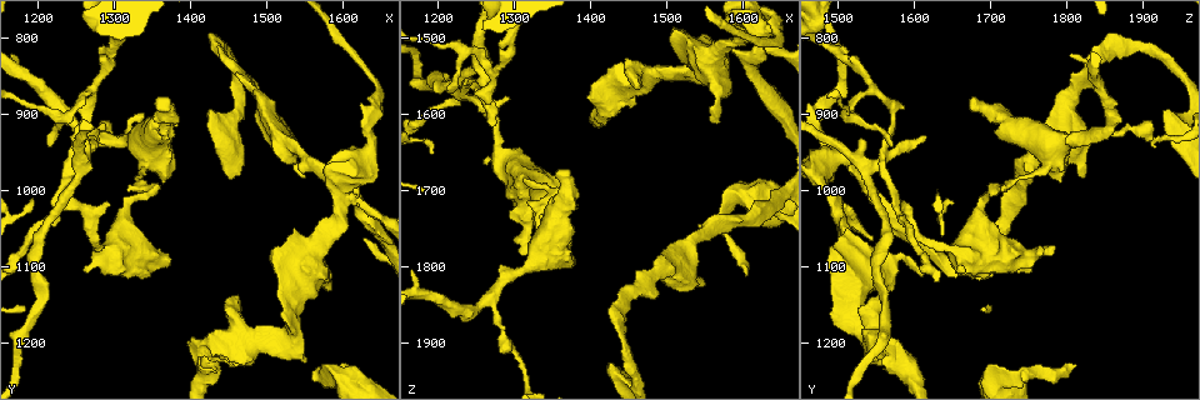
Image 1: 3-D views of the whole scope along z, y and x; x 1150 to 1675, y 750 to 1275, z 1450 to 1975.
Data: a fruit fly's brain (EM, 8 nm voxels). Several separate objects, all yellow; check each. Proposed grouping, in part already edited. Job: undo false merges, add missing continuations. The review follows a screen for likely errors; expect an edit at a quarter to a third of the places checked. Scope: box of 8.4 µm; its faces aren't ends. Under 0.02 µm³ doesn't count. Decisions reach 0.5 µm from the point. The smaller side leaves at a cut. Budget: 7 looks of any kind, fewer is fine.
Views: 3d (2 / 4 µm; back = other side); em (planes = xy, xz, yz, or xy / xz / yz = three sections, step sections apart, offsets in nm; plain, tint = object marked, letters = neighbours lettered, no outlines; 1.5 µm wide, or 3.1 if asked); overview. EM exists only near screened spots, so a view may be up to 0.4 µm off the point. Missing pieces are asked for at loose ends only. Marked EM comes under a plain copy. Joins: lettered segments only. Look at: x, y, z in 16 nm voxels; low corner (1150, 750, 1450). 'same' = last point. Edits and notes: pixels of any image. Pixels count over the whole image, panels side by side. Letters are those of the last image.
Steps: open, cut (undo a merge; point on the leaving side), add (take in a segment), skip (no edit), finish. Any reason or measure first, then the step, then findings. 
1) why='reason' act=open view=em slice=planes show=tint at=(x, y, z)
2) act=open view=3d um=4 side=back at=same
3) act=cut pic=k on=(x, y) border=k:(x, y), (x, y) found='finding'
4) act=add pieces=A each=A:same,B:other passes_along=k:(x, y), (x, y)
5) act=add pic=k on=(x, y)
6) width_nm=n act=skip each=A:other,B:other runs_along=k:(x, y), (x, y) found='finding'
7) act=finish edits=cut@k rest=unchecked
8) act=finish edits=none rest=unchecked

why='tapers out' act=open view=em slice=planes show=tint at=(1275, 930, 1610)

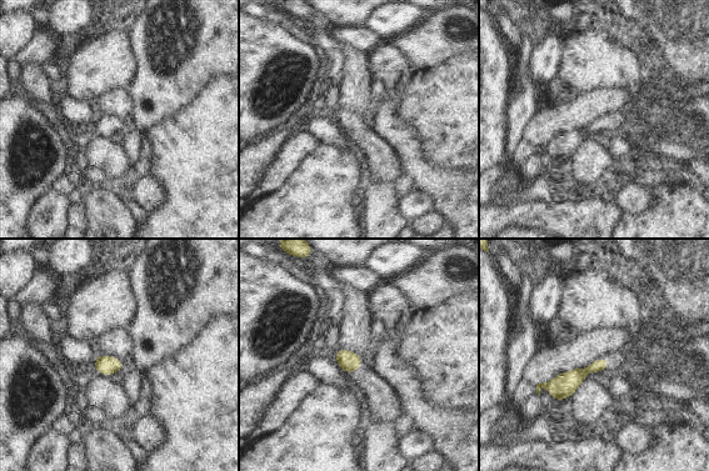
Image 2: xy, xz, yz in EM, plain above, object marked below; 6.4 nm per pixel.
why='see the neighbours' act=open view=em slice=planes show=letters at=same

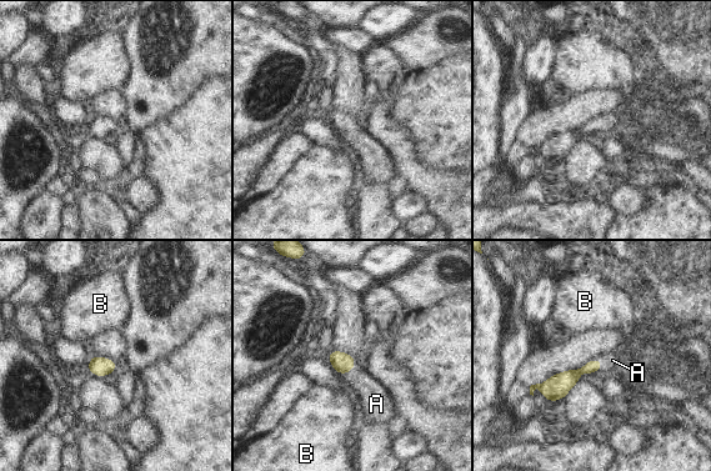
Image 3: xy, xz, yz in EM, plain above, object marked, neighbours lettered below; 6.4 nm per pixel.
longest_contact=A:80nm act=add pieces=A each=A:same,B:other passes_along=3:(343, 362), (349, 371), (374, 397) found='it goes on there'

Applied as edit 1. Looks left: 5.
why='stops while still wide' act=open view=em slice=yz step=8 show=tint at=(1580, 1135, 1570)

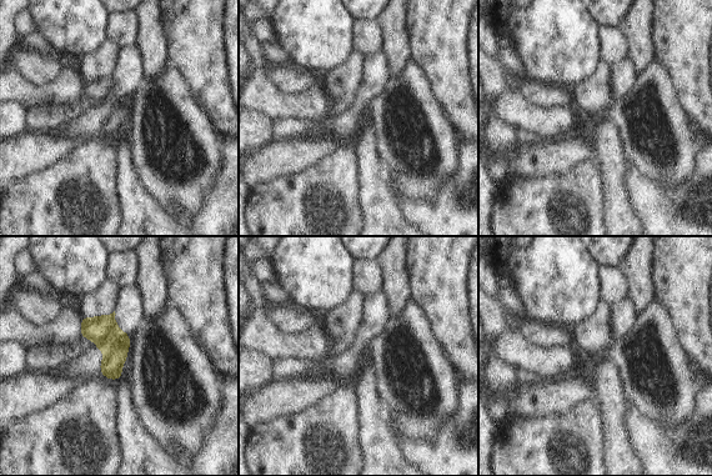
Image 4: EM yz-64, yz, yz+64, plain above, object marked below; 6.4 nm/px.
act=open view=em slice=planes show=letters at=same

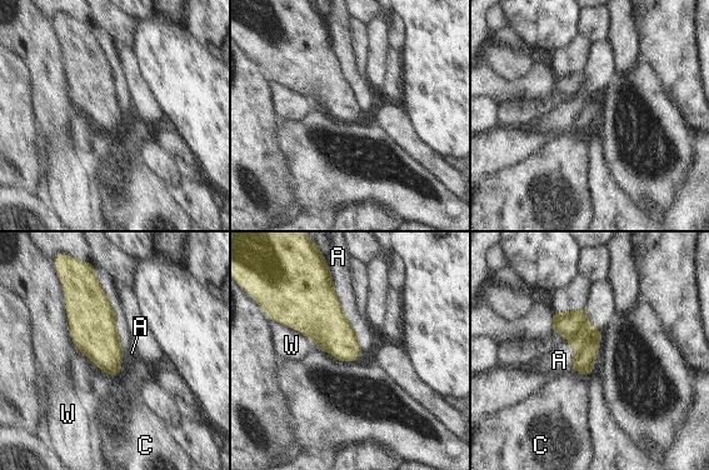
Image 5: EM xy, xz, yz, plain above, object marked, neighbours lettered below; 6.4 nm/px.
longest_contact=A:550nm act=skip each=A:other,C:other,W:other border=5:(98, 369), (113, 378) found='none of them fits'

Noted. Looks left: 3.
why='thin end' act=open view=3d um=4 at=(1605, 1225, 1815)

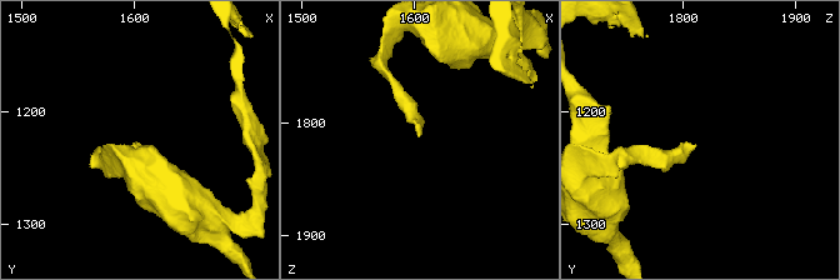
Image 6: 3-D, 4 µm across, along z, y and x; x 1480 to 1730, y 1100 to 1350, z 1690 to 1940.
act=open view=em slice=xz step=8 show=letters at=(1606, 1230, 1812)

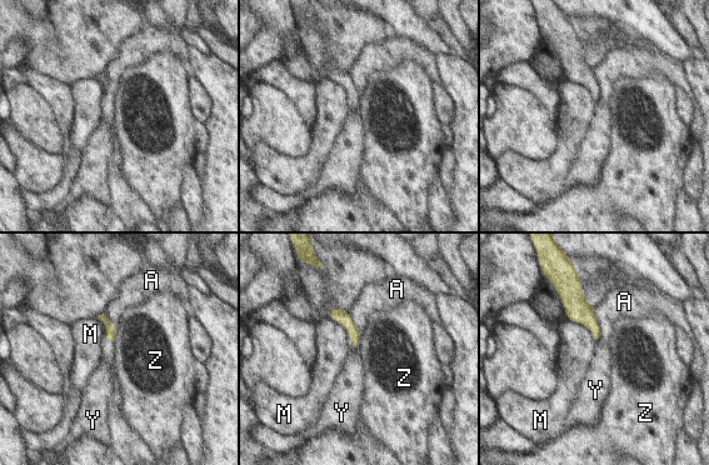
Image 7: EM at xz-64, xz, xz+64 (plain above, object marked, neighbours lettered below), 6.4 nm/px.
why='cut it another way' act=open view=em slice=planes show=letters at=same

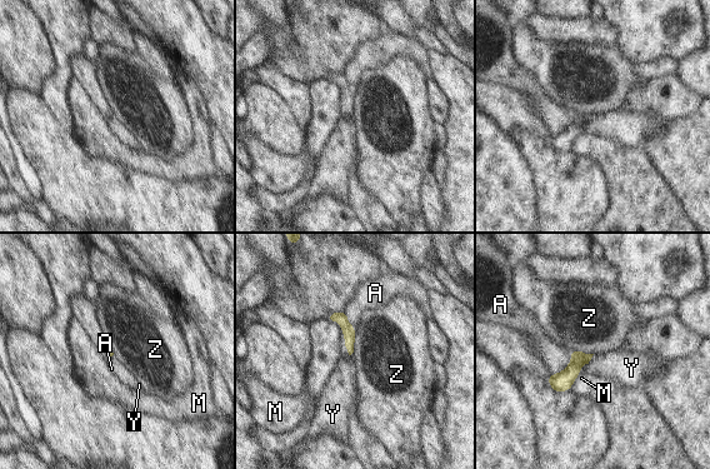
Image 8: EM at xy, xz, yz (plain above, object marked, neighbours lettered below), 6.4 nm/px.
act=skip each=A:other,M:other,Y:other,Z:other border=8:(356, 329), (351, 353) found='none of them fits'

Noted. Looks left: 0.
act=finish edits=add@3 rest=unchecked

